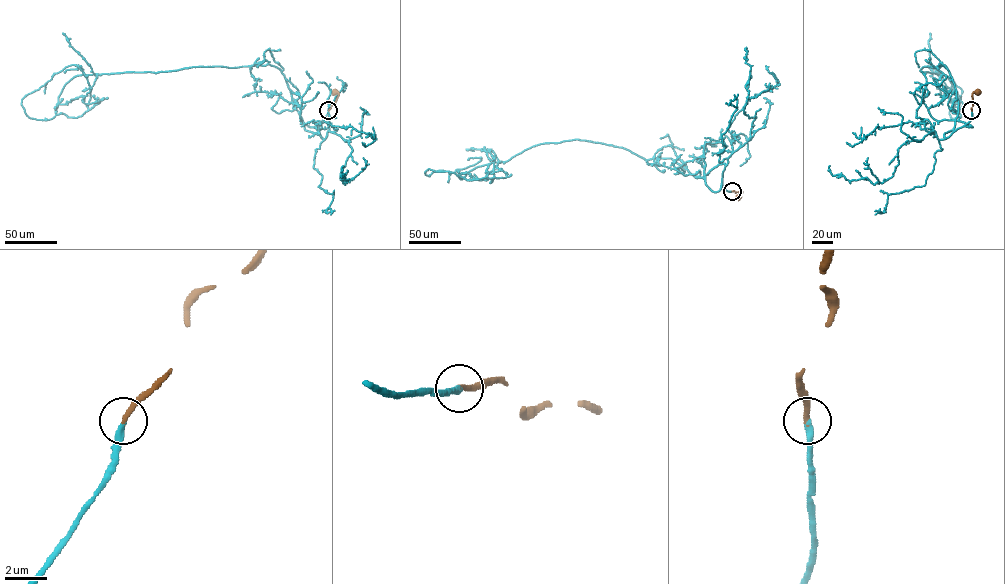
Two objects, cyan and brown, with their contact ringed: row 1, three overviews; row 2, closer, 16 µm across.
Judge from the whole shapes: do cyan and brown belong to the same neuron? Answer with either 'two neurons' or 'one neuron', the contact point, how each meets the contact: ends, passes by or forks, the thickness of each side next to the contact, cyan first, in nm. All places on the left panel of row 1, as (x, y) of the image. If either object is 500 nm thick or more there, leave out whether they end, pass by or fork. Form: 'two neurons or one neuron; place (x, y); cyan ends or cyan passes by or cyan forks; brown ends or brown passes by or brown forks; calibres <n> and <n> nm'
one neuron; place (328, 110); cyan ends; brown ends; calibres 320 and 240 nm

